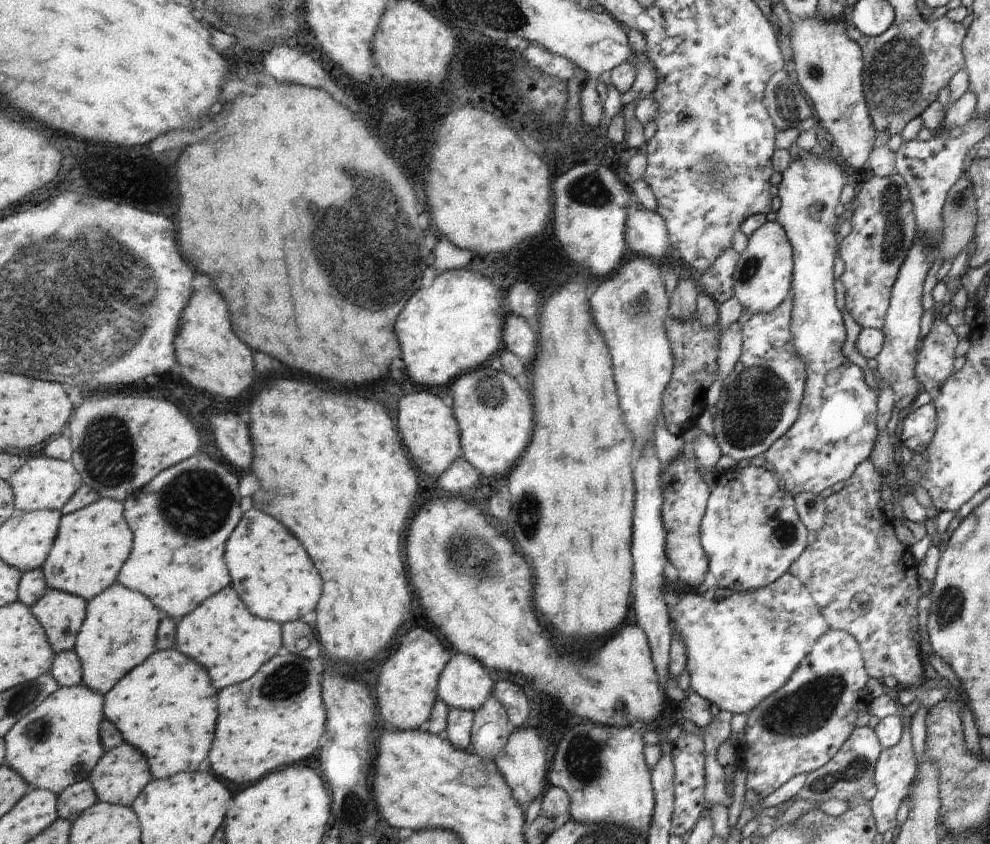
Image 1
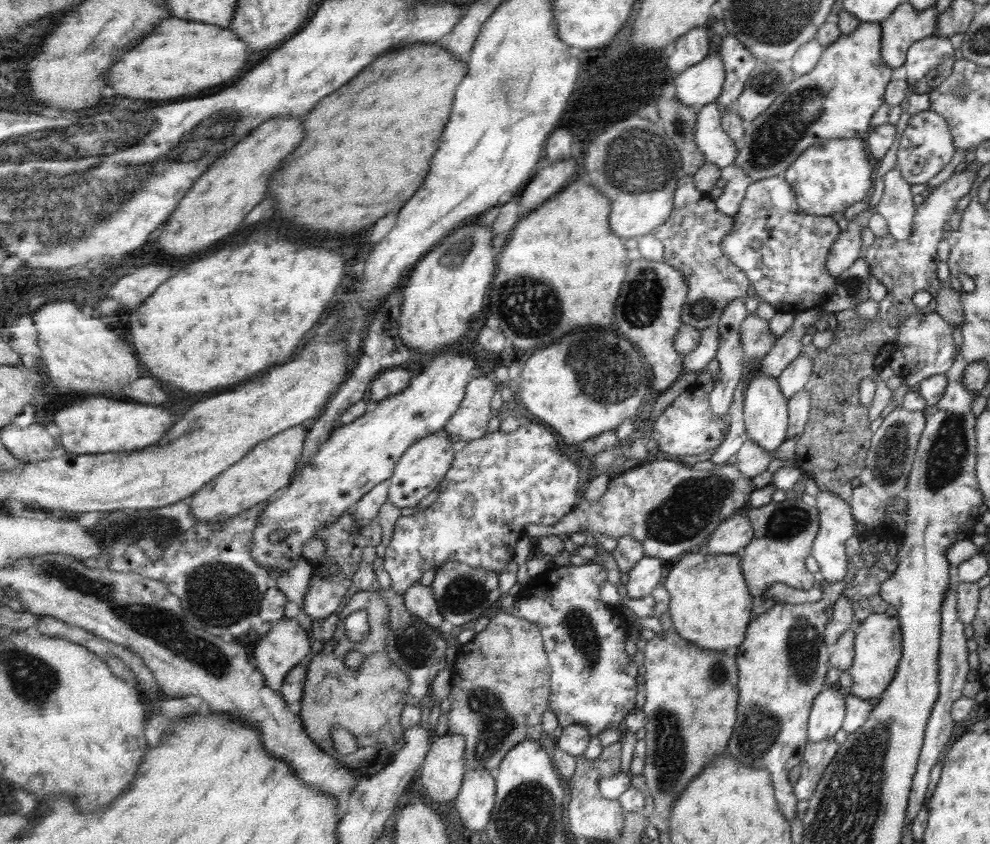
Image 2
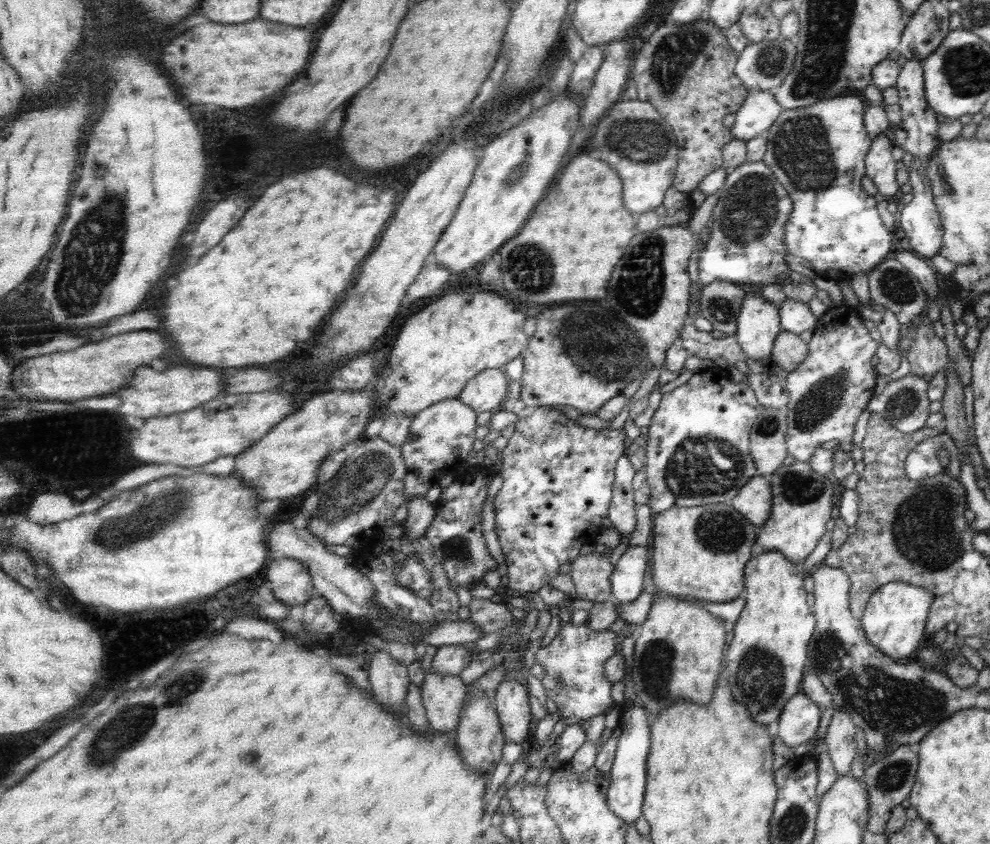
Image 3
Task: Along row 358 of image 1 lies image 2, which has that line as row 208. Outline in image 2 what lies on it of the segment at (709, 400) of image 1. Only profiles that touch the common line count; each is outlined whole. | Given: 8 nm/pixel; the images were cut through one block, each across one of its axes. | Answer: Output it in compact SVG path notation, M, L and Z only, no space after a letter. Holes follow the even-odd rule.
M733 163L721 169L720 181L724 191L716 201L717 209L733 218L740 209L750 178Z

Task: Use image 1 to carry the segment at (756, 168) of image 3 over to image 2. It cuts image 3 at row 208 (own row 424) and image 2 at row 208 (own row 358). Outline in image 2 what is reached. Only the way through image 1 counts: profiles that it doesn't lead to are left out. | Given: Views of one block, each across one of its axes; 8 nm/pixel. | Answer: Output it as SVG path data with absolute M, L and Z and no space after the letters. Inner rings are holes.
M778 176L758 180L747 186L744 199L736 216L734 228L722 240L726 255L741 266L754 285L757 298L771 304L777 311L798 315L812 307L822 308L823 304L835 293L836 280L826 269L826 257L832 243L841 234L840 226L830 216L814 216L802 212L796 203L792 186Z

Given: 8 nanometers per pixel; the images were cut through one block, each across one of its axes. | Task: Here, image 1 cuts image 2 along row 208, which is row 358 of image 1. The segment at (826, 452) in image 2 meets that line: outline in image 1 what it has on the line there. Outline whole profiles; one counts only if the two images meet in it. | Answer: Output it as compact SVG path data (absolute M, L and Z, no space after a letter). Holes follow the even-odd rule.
M934 320L915 357L915 378L921 390L935 396L942 384L954 376L955 350L960 338L944 321Z

